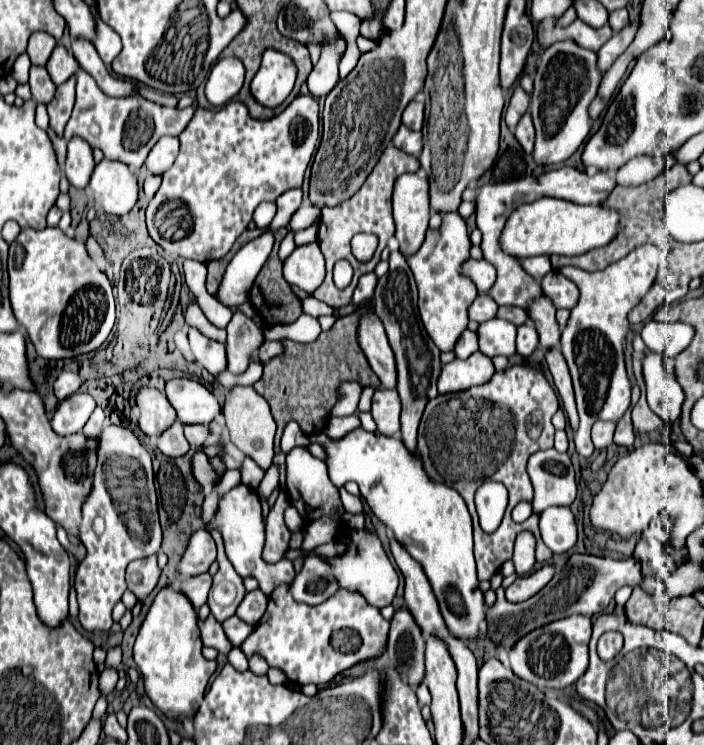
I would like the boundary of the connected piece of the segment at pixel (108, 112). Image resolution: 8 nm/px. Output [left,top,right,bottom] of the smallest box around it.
[64,72,194,170]

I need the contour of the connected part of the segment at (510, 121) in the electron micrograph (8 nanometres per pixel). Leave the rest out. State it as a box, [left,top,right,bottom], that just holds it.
[506,86,530,132]

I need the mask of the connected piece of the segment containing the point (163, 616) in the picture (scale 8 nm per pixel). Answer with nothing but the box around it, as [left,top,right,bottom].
[134,584,216,718]

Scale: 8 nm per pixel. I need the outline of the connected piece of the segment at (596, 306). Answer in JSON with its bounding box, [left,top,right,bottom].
[560,246,658,458]

